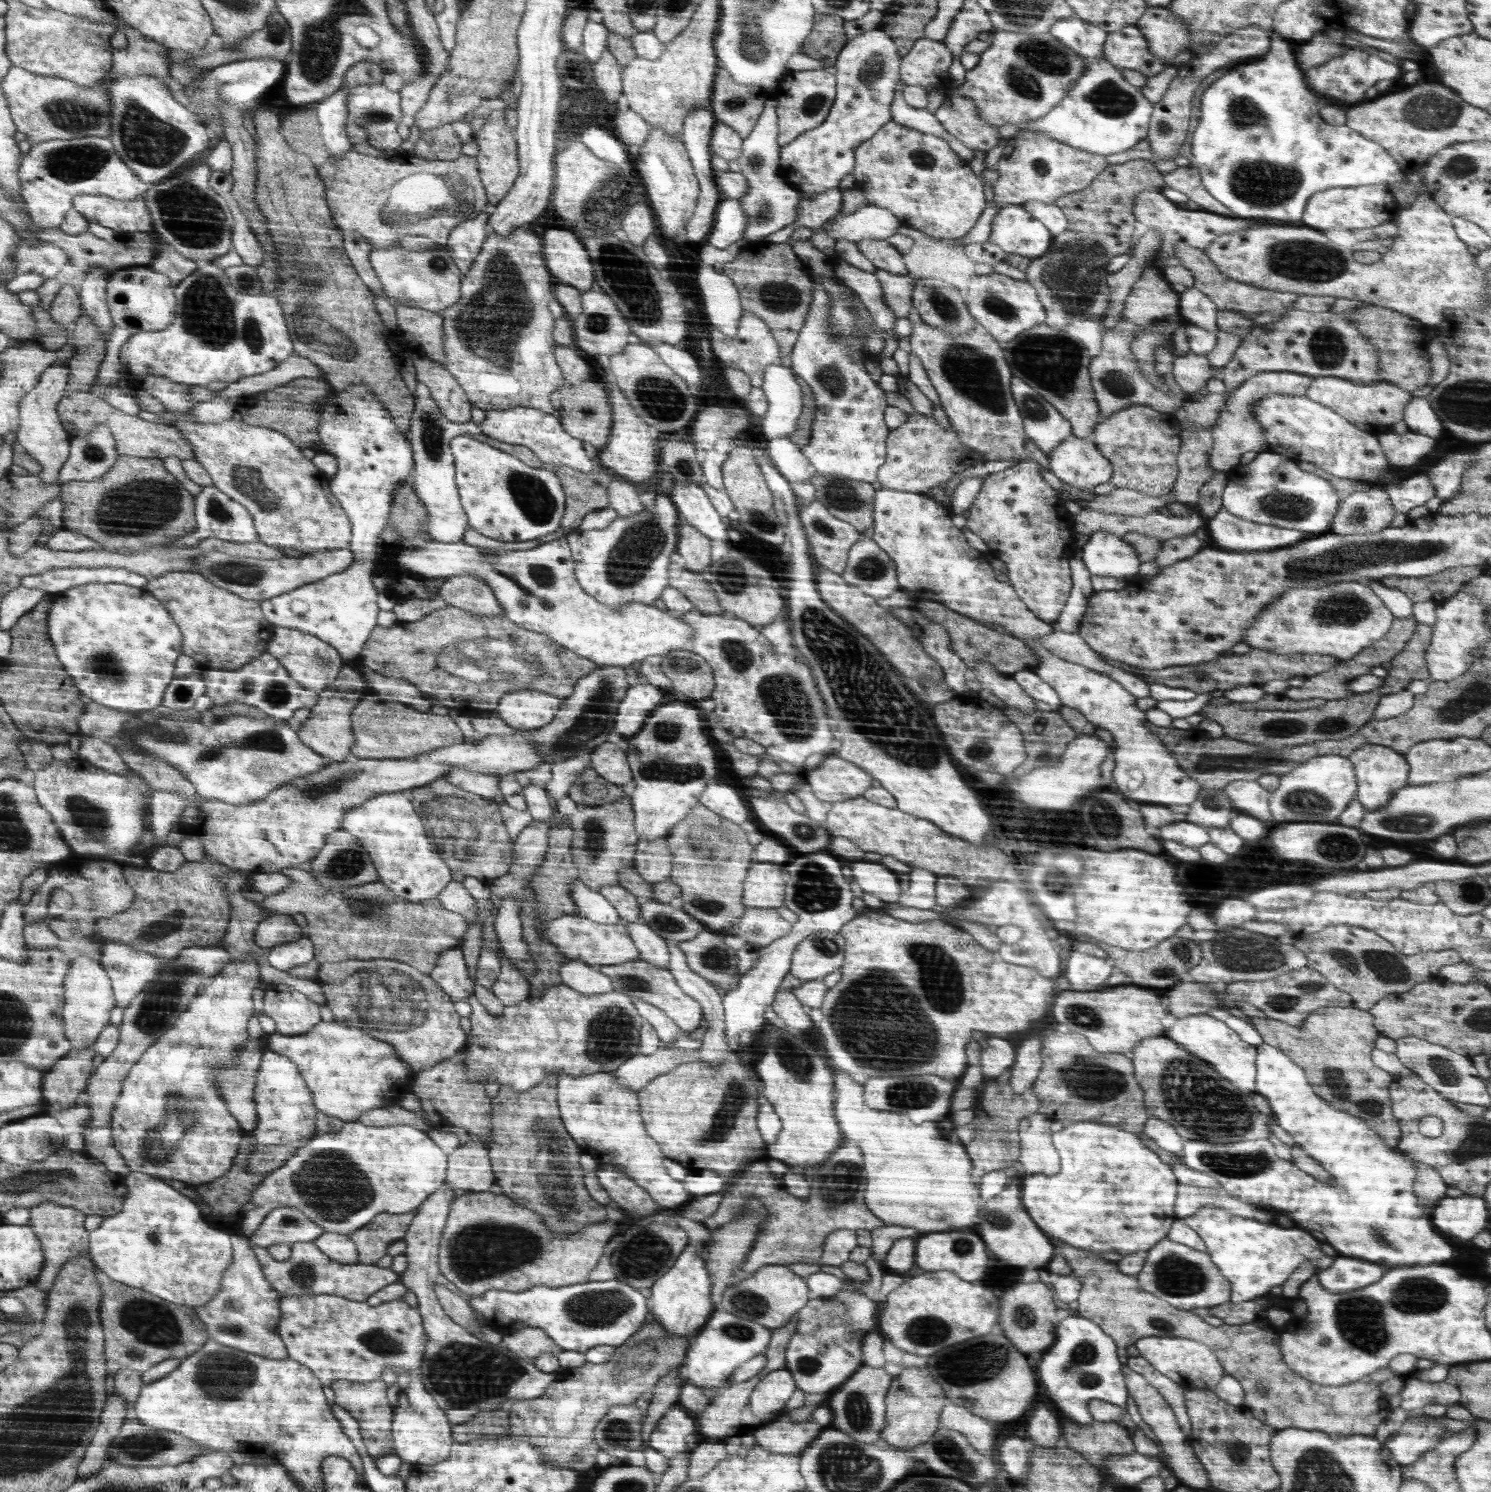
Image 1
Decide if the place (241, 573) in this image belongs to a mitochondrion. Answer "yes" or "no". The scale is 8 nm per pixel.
yes

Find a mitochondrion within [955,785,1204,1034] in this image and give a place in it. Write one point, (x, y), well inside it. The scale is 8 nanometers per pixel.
(1110, 824)

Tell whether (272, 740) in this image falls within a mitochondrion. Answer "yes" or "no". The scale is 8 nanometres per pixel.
yes

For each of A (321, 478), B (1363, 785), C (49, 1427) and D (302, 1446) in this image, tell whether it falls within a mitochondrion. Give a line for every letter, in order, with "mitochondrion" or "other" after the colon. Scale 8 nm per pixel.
A: other
B: other
C: mitochondrion
D: other

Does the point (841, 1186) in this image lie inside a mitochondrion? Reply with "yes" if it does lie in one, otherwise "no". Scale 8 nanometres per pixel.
yes

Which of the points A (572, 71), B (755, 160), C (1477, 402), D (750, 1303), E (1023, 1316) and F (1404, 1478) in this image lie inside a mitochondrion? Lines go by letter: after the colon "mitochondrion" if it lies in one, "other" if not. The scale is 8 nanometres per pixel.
A: other
B: mitochondrion
C: mitochondrion
D: mitochondrion
E: mitochondrion
F: other

